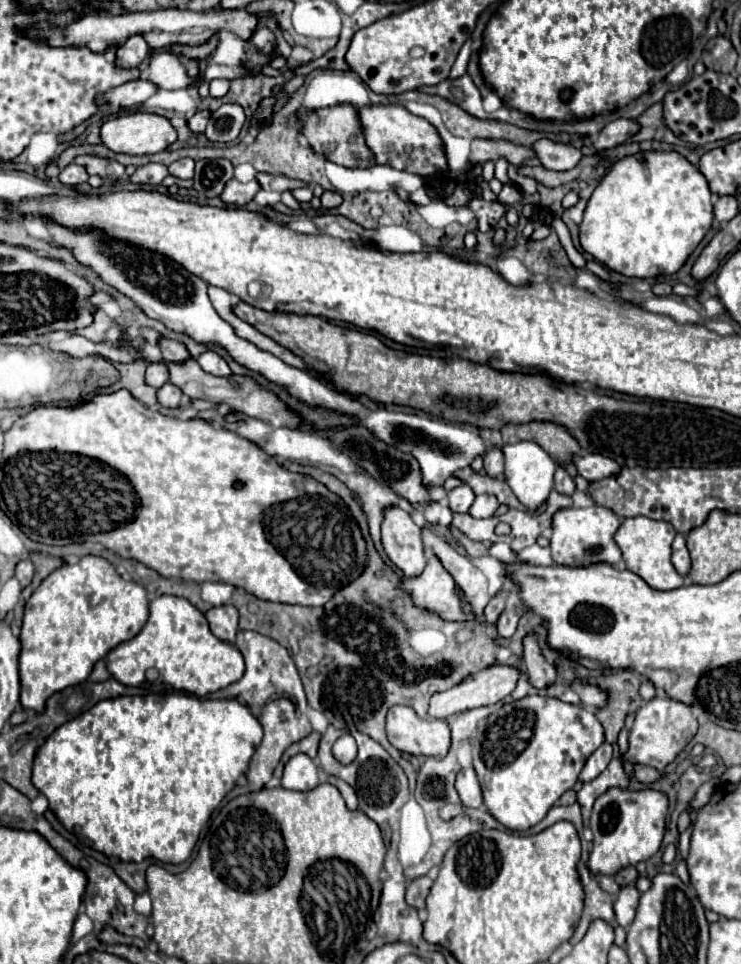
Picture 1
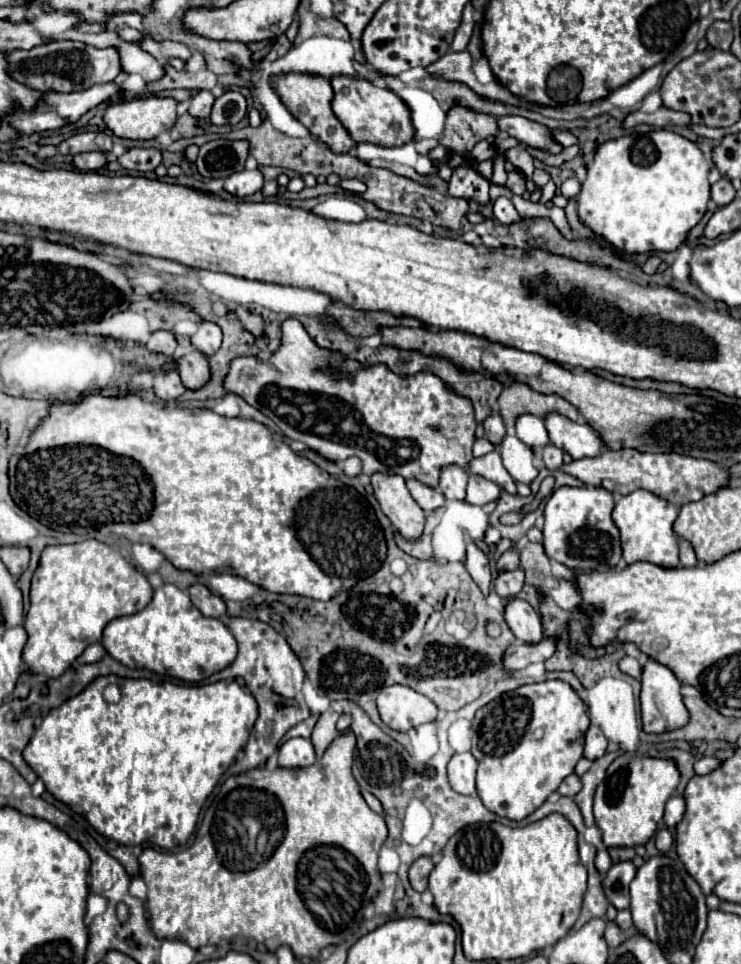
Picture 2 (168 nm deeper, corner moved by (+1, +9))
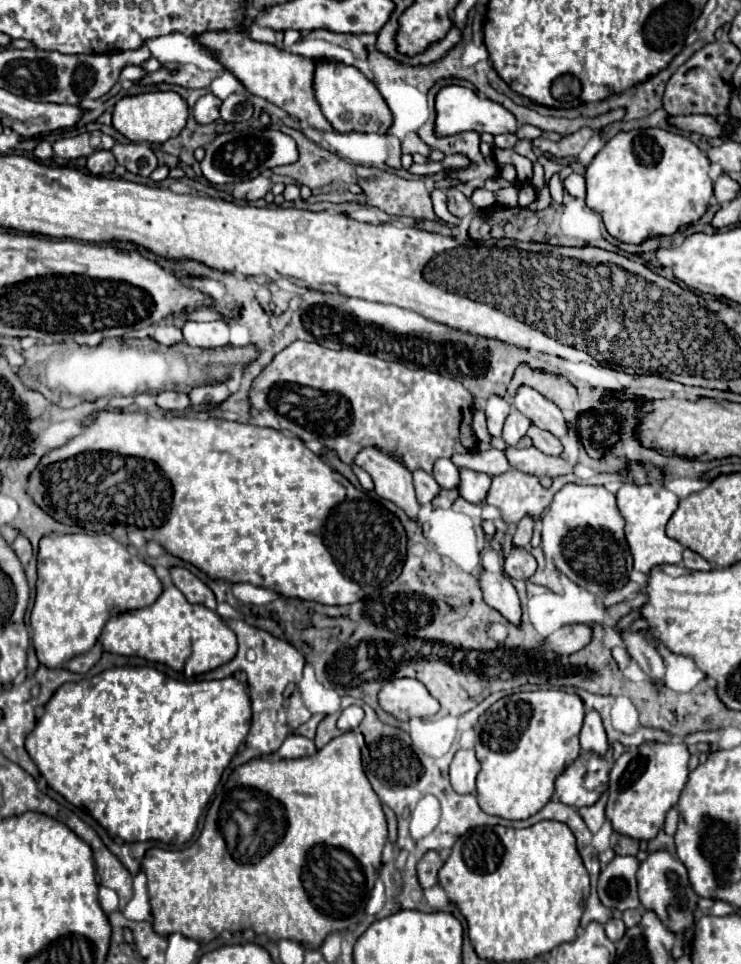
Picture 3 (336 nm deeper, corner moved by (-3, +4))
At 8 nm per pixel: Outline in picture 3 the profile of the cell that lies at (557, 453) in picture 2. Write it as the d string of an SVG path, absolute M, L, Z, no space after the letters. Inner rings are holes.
M534 425L530 427L528 437L534 441L534 447L536 447L536 449L540 449L542 453L546 453L546 455L550 455L550 457L560 457L562 449L564 449L562 443L560 443L560 439L552 437L550 433L544 433L542 429L536 429Z

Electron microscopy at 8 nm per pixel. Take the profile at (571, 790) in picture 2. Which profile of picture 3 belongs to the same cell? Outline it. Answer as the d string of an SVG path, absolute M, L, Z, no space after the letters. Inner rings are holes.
M580 755L558 779L556 795L574 809L592 805L608 787L608 763L602 757Z

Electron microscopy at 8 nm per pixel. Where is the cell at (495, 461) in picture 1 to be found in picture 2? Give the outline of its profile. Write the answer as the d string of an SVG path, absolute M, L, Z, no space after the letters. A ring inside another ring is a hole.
M492 412L486 420L484 420L484 428L486 428L486 438L494 444L500 444L502 438L506 436L506 426L504 420L498 412Z

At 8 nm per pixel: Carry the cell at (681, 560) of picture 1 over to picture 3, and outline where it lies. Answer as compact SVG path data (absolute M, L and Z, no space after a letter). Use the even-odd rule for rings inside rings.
M684 549L684 561L682 561L682 565L686 569L690 569L690 571L710 571L712 569L712 565L704 557L700 557L698 553L694 553L692 549Z

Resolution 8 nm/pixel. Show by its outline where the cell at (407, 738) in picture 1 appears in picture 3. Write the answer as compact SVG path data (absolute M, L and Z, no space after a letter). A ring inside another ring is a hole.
M408 677L388 681L378 695L378 703L398 721L408 721L412 717L434 717L440 711L440 703L426 691L426 687Z

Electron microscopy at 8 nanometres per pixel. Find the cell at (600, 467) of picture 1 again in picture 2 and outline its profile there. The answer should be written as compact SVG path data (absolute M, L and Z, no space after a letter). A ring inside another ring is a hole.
M548 412L544 416L544 426L550 442L568 452L572 458L594 458L600 454L600 440L594 436L590 424L574 422L558 412Z

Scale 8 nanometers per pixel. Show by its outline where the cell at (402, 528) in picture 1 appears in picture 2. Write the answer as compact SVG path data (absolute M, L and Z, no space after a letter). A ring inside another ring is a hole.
M376 472L370 476L374 496L382 506L382 512L390 518L394 528L406 538L414 540L420 538L424 530L426 514L424 510L412 500L404 478L402 476L384 476L382 472Z

